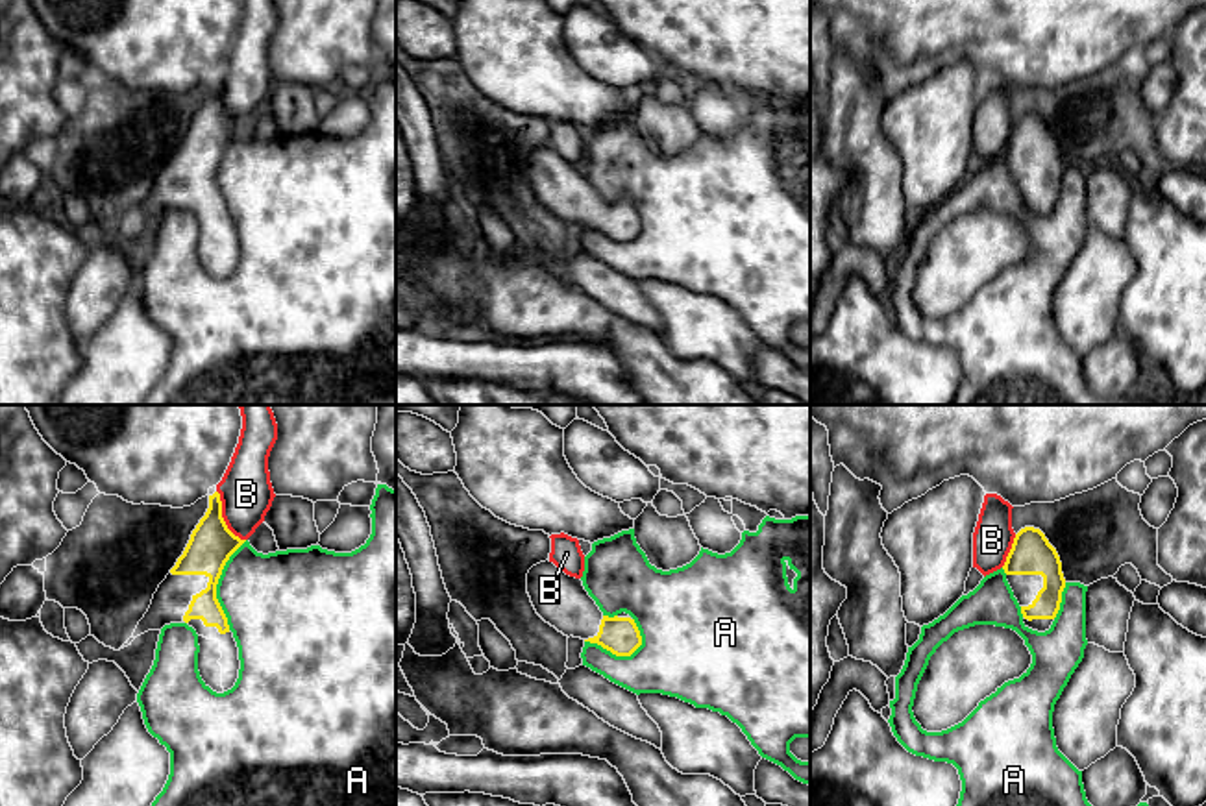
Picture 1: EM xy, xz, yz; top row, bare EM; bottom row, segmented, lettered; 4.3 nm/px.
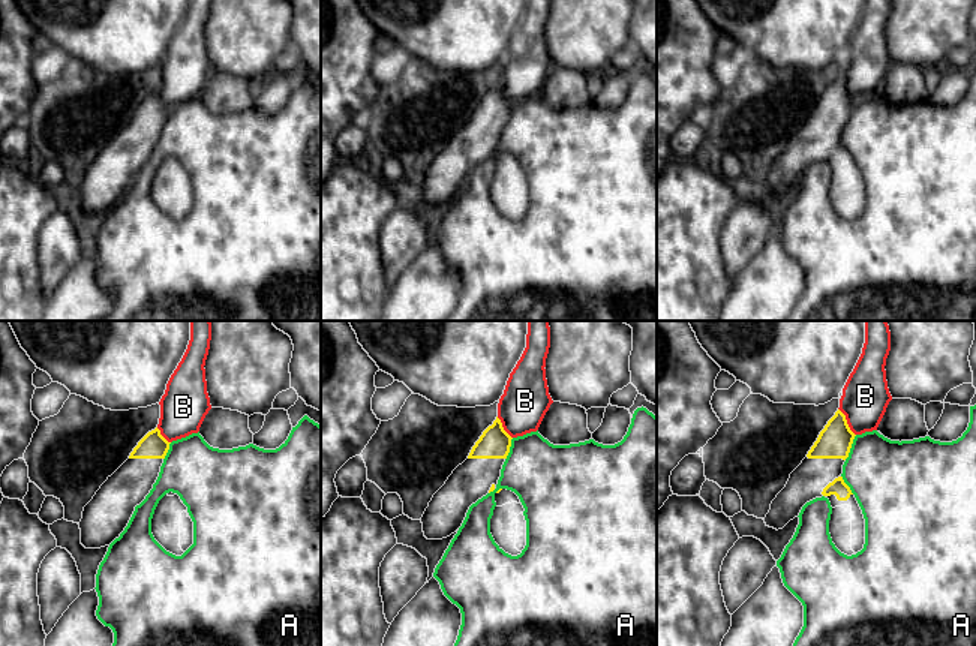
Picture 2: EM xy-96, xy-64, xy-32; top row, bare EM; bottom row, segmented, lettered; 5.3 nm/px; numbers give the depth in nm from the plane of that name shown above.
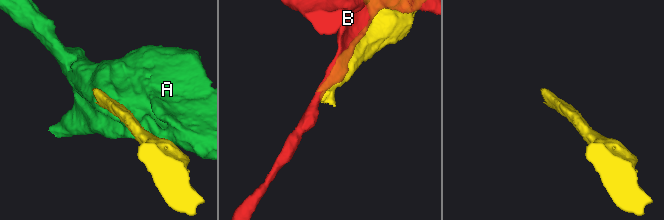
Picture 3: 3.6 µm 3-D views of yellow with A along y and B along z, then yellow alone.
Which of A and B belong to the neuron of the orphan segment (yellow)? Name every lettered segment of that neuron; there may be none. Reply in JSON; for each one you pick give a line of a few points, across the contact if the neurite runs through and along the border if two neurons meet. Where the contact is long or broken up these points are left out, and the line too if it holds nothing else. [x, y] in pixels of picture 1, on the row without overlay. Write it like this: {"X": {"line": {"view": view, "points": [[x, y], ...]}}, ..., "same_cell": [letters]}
{"same_cell": []}

